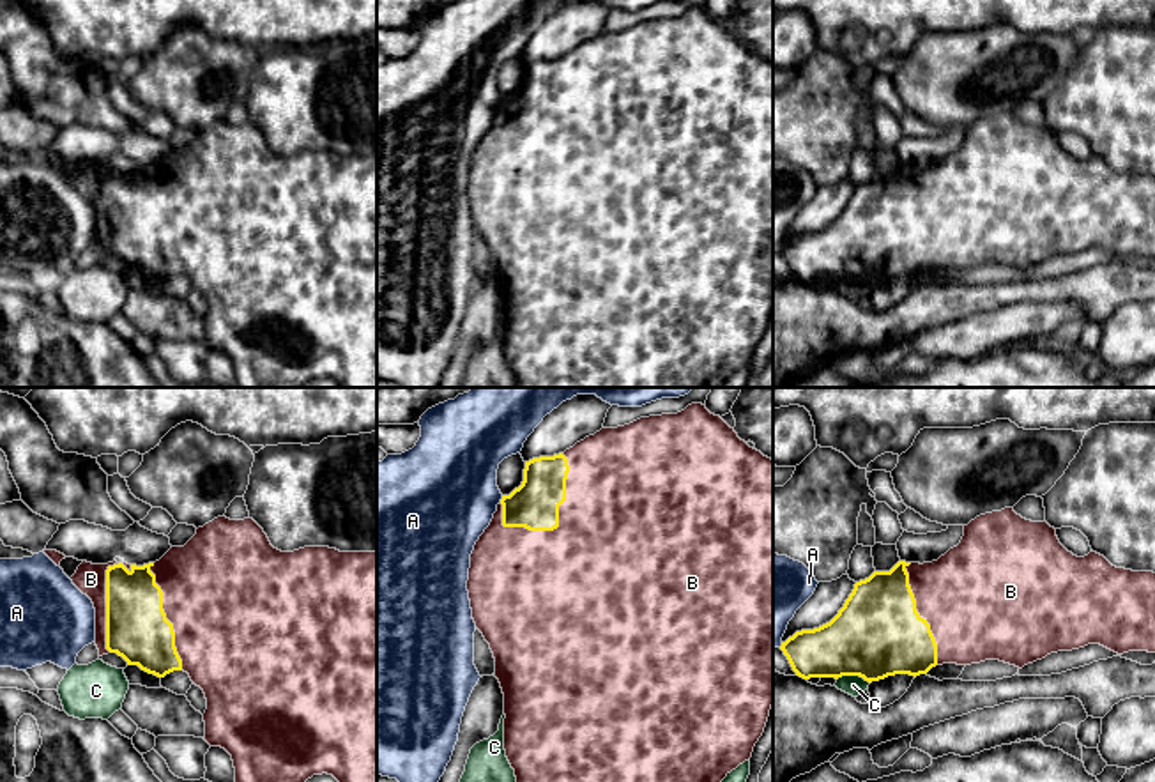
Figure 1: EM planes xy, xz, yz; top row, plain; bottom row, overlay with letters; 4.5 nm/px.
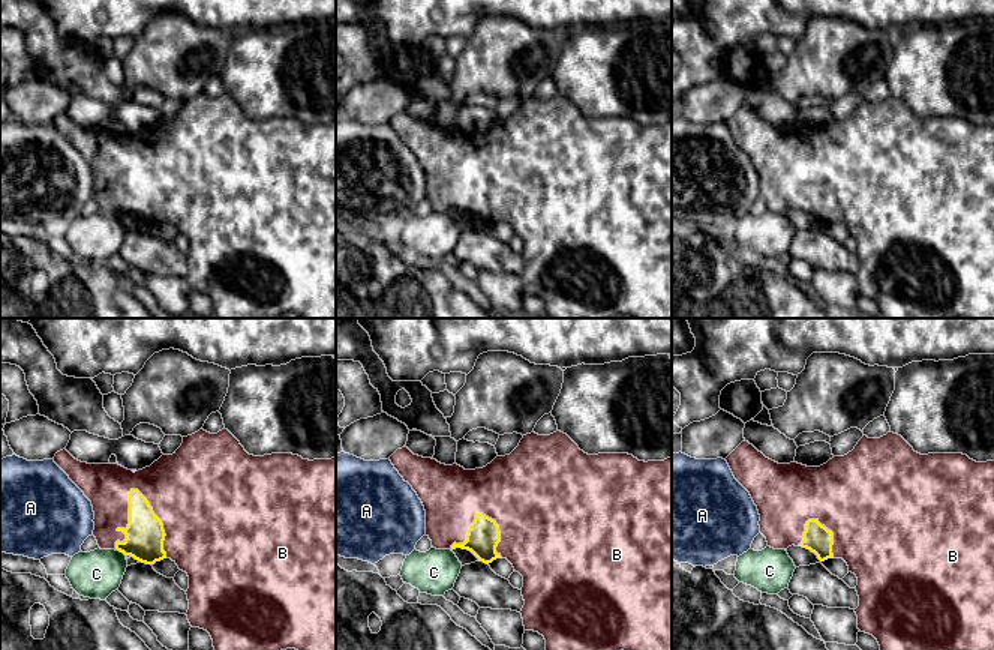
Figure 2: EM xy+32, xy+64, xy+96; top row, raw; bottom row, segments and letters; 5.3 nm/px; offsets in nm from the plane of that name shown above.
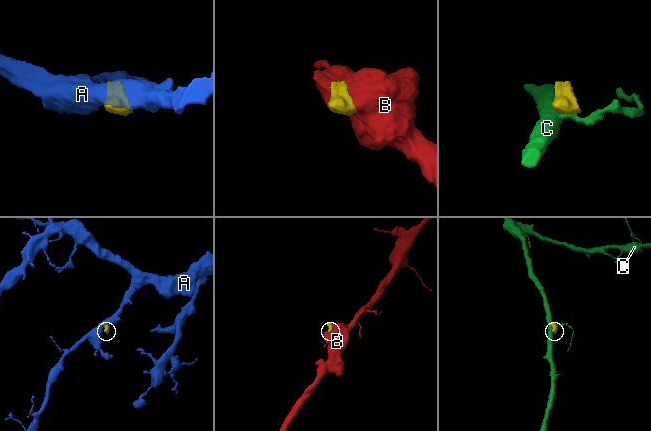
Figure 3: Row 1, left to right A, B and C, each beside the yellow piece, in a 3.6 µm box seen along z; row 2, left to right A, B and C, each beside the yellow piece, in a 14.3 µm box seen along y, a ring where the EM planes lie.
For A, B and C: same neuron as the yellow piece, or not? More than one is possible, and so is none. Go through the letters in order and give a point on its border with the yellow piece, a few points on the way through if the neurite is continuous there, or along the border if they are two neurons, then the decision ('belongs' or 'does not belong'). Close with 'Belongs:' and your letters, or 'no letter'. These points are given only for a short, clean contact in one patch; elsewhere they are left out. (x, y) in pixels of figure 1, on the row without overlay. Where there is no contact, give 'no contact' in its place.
A: xz (501, 103) | does not belong
B: xz (558, 121) | belongs
C: yz (853, 278) | along yz (837, 282), (862, 280), (869, 287) | does not belong
Belongs: B

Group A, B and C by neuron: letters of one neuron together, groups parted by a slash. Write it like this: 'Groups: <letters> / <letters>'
Groups: A / B / C

